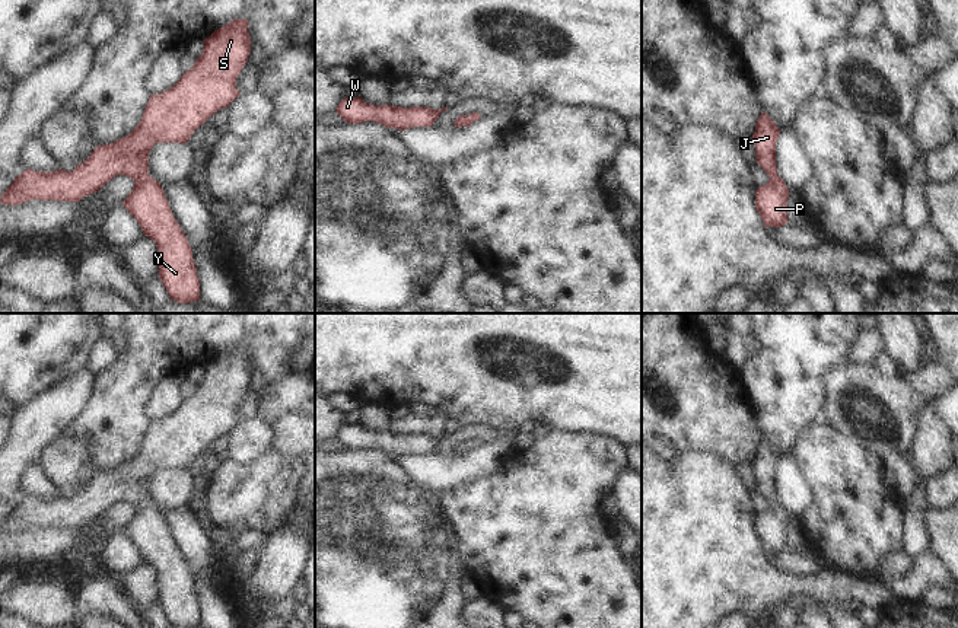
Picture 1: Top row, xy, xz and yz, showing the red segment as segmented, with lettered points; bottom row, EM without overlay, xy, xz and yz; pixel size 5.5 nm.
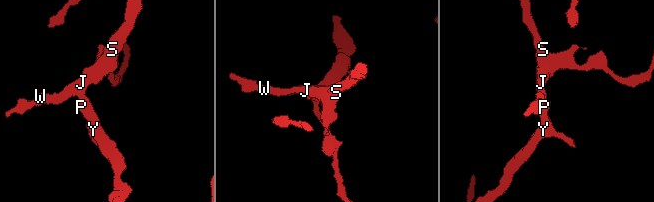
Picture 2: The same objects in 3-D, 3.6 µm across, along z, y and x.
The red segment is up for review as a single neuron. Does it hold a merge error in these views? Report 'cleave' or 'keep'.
keep

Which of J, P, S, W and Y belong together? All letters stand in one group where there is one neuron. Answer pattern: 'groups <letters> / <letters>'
groups J P S W Y

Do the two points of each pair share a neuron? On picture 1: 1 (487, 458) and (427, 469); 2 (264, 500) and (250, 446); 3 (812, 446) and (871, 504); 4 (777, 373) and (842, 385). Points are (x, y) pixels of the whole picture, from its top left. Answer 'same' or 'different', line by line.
1: same
2: different
3: same
4: different

